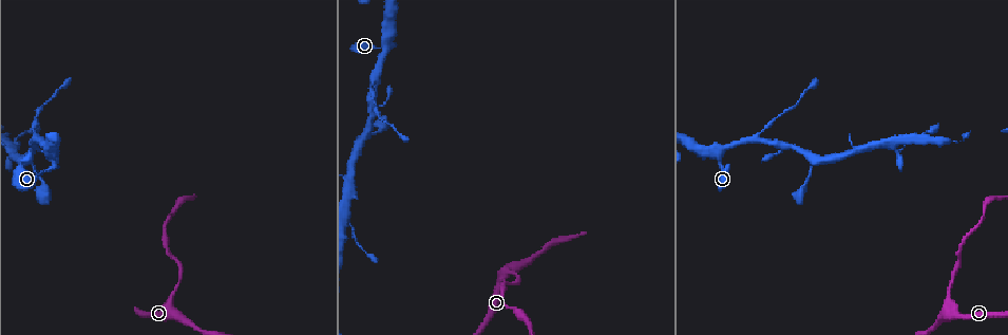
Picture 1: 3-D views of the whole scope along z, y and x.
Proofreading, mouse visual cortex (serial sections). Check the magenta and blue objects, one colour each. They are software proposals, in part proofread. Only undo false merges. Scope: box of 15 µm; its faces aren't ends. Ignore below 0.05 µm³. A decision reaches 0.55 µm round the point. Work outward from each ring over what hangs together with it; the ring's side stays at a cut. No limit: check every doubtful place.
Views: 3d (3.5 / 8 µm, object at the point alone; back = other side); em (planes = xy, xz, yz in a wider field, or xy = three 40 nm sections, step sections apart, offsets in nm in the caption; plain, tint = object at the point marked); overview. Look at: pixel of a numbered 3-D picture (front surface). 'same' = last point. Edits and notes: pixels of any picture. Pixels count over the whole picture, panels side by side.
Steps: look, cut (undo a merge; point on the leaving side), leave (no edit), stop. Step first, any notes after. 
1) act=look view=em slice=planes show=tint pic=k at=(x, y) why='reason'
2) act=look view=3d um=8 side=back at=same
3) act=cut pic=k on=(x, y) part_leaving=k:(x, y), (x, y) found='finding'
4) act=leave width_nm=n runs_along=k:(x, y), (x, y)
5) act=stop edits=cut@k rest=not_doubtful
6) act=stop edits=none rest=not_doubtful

act=look view=3d um=3.5 pic=1 at=(757, 138) why='narrows sharply'

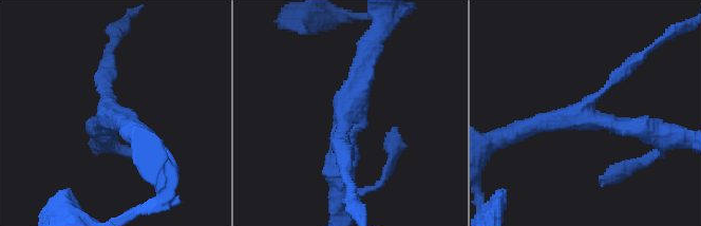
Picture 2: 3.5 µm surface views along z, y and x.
act=look view=em slice=xy step=3 show=tint pic=2 at=(585, 116) arms=3 arm_widths_nm=200,300,300 why='shape alone is not enough'

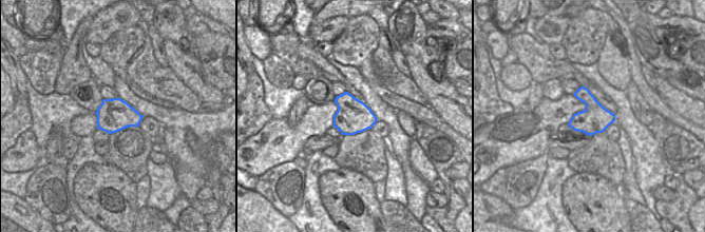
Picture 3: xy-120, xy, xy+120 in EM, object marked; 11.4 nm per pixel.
act=leave runs_along=2:(368, 52), (346, 100), (339, 182) found='all the same cell'

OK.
act=look view=3d um=3.5 pic=1 at=(373, 100) why='thin neck'

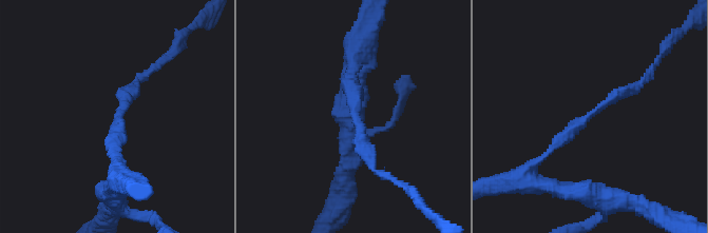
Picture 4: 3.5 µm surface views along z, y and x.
act=look view=em slice=planes show=tint pic=4 at=(591, 116) arm_widths_nm=150,200

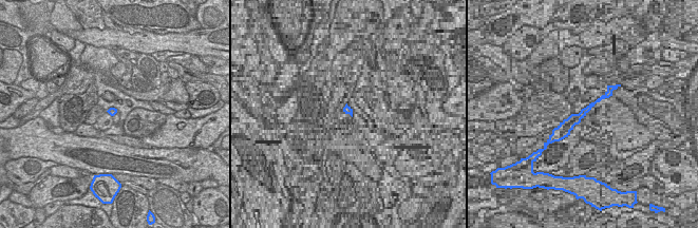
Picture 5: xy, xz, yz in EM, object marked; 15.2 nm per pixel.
act=look view=em slice=xy step=1 show=tint at=same

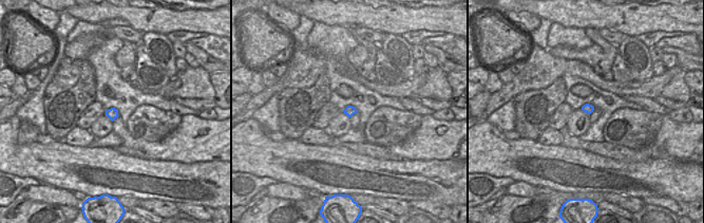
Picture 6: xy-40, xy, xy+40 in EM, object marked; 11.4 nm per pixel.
act=leave width_nm=120 runs_along=4:(539, 159), (593, 111), (645, 79) found='one cell here'

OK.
act=look view=3d um=3.5 pic=1 at=(352, 227) why='sharp bend'

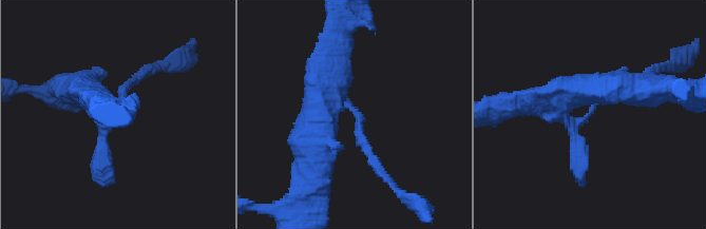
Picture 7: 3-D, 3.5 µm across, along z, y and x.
act=look view=em slice=xy step=2 show=tint pic=7 at=(583, 121) why='now the EM'

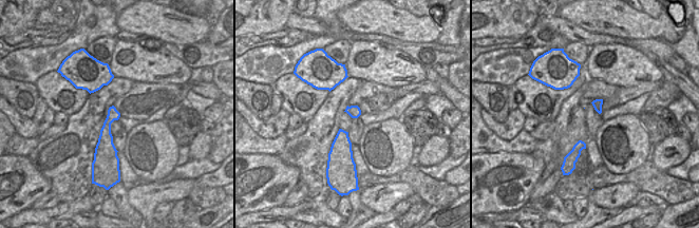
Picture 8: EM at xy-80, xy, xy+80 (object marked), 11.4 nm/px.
act=leave runs_along=8:(112, 109), (106, 148), (113, 156) found='all the same cell'

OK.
act=stop edits=none rest=not_doubtful

